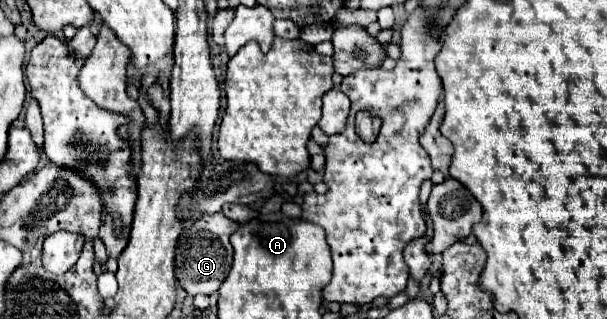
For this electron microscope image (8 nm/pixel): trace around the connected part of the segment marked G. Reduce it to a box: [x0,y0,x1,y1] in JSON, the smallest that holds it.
[176,213,238,295]

